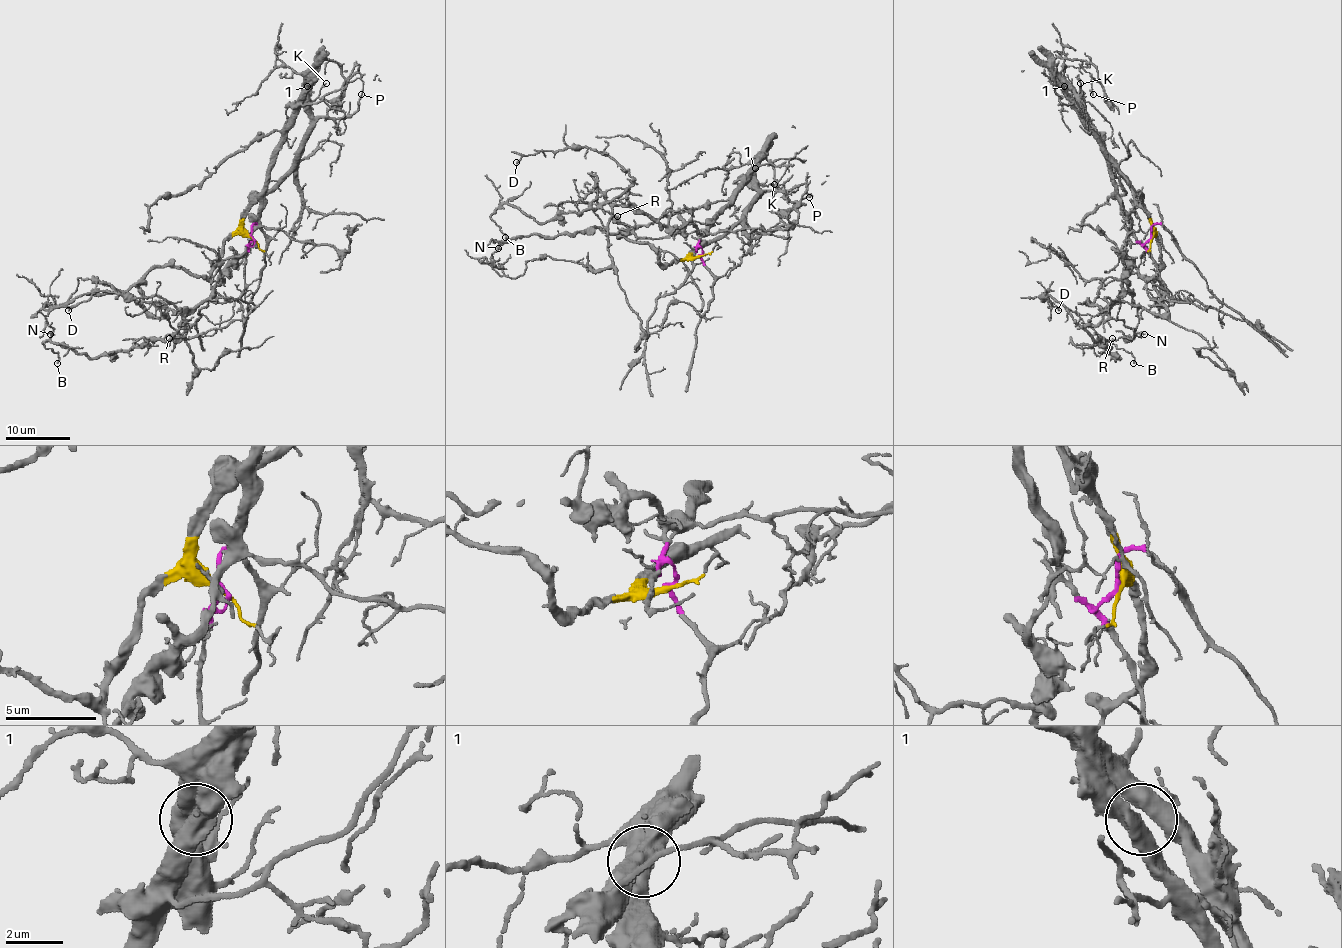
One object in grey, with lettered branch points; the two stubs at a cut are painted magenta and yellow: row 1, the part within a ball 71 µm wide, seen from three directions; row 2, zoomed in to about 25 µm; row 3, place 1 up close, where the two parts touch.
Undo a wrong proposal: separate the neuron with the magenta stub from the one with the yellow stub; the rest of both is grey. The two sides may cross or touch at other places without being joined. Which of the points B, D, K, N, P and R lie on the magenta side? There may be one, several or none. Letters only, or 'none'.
B, D, P, R

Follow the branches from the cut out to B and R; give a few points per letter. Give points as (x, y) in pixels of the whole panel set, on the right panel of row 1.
B: (1151, 236), (1123, 291), (1086, 332), (1133, 362)
R: (1151, 236), (1138, 265), (1128, 269), (1117, 298), (1106, 298), (1112, 317), (1135, 330), (1131, 338), (1112, 338)

